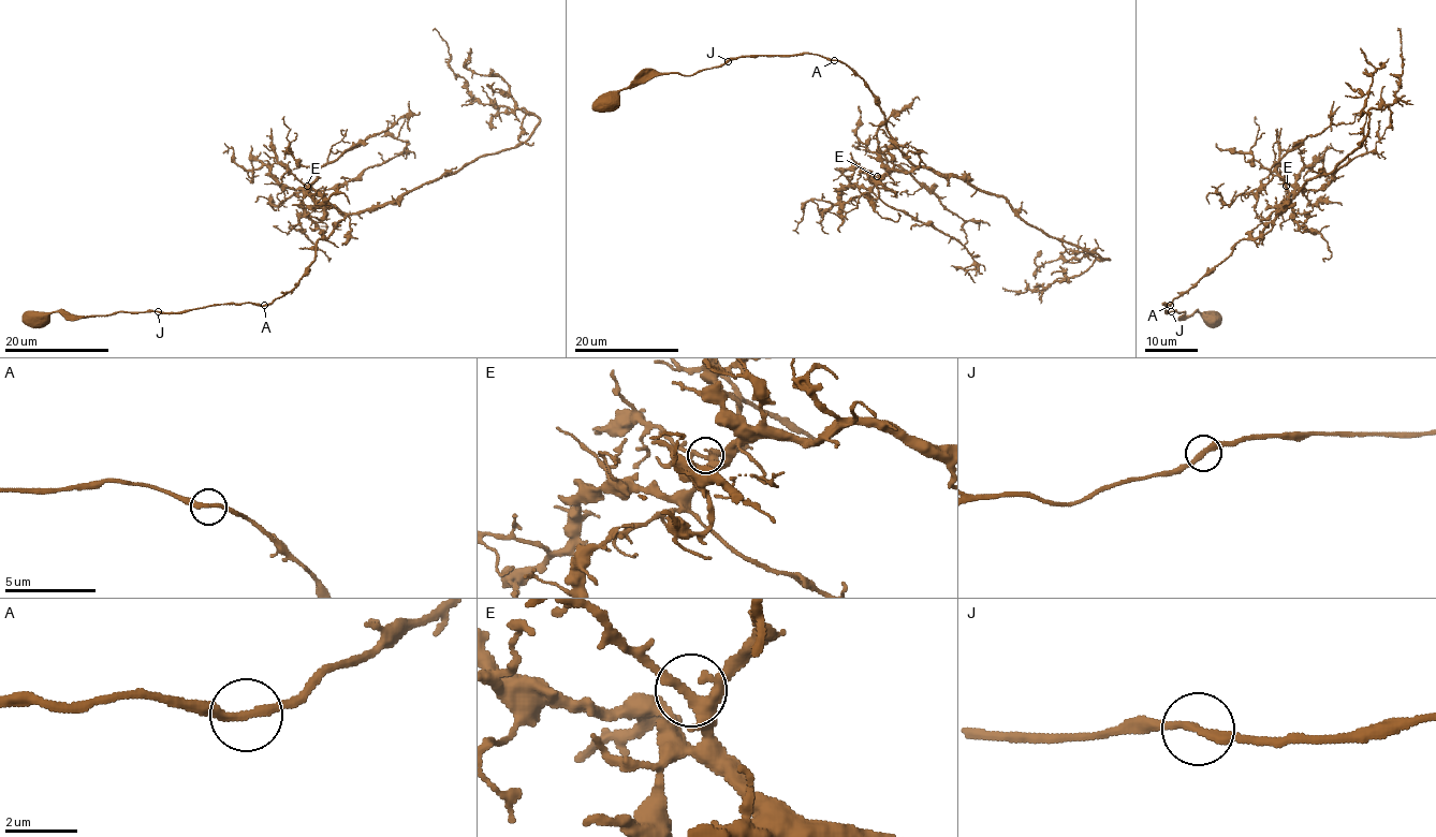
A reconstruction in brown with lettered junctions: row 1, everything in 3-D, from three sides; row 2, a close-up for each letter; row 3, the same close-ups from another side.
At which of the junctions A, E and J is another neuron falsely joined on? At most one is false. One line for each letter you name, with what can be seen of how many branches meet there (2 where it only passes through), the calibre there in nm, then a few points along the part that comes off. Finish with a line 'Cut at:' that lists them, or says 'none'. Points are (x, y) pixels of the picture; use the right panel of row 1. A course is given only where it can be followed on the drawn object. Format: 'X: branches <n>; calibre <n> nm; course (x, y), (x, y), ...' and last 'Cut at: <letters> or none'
Cut at: none

